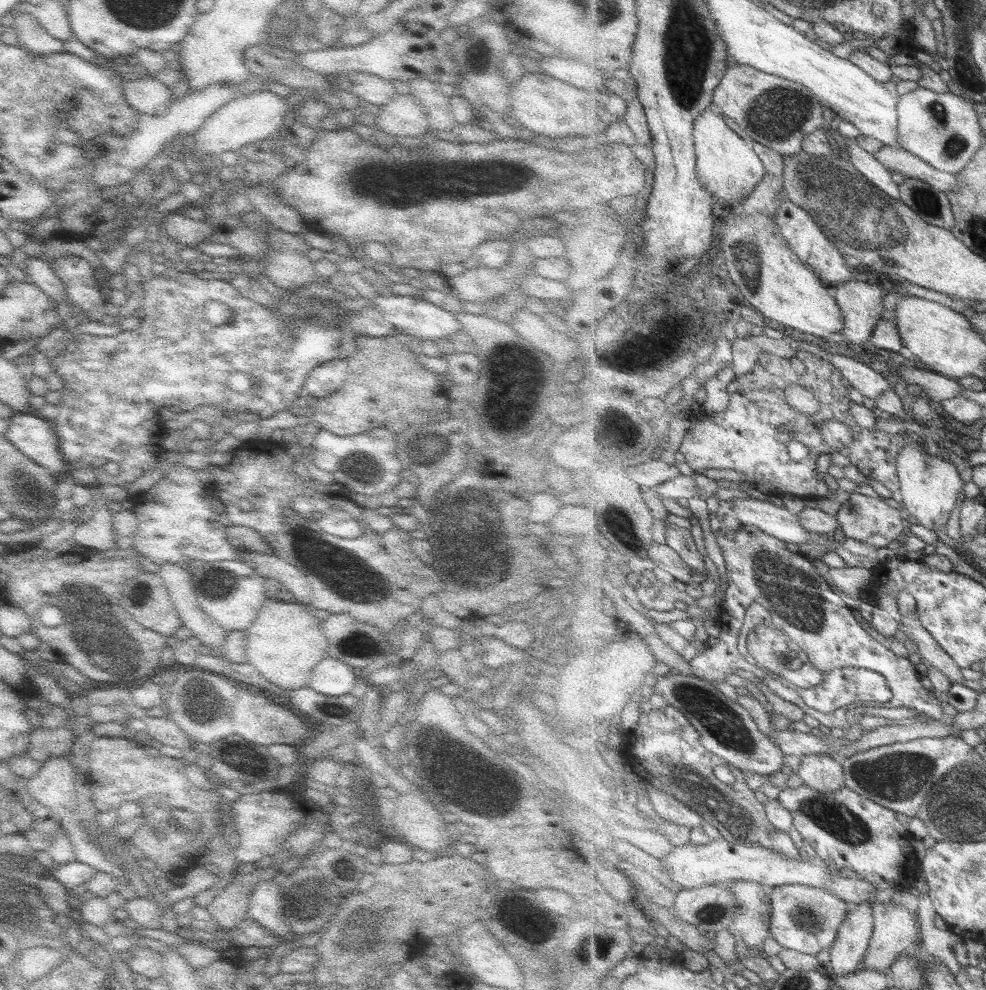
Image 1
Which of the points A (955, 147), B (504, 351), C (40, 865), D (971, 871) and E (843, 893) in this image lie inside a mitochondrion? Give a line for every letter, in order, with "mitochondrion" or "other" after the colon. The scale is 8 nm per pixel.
A: mitochondrion
B: other
C: other
D: mitochondrion
E: other

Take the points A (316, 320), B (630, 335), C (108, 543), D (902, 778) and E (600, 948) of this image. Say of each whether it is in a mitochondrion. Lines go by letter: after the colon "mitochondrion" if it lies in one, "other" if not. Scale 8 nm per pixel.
A: mitochondrion
B: other
C: other
D: mitochondrion
E: mitochondrion

